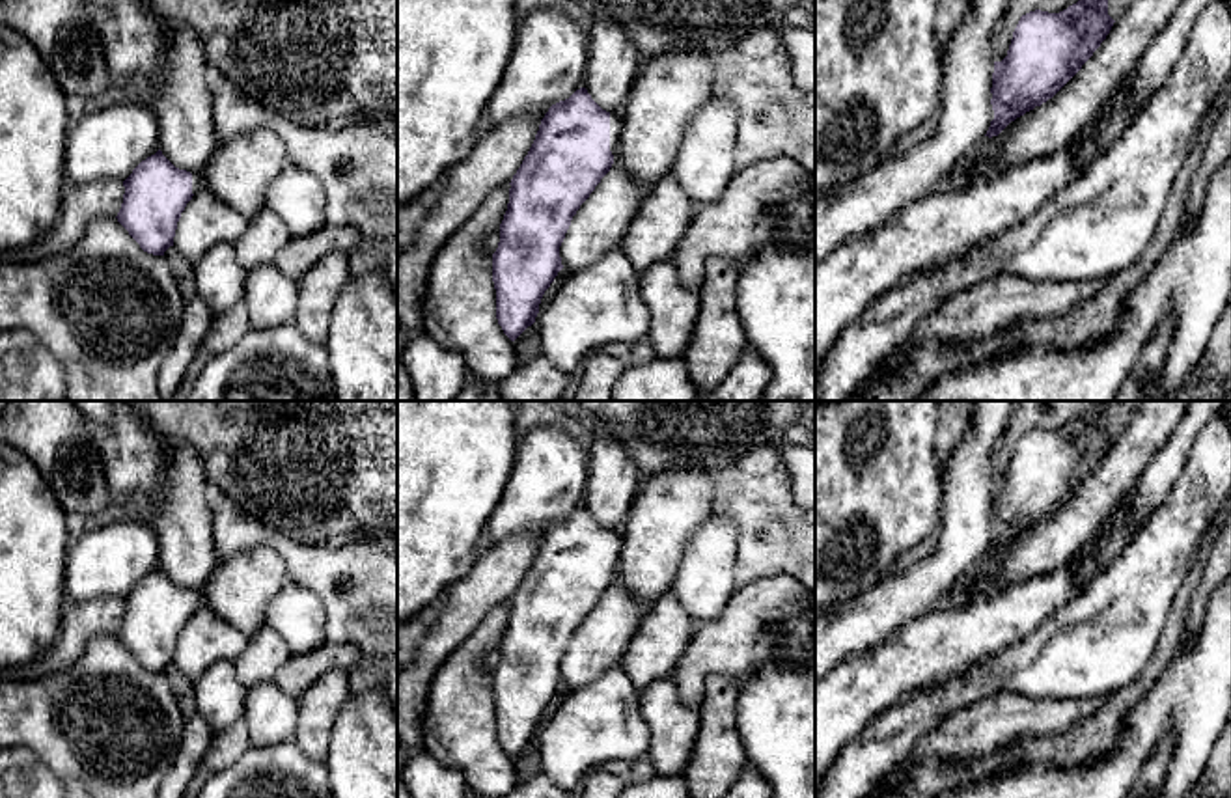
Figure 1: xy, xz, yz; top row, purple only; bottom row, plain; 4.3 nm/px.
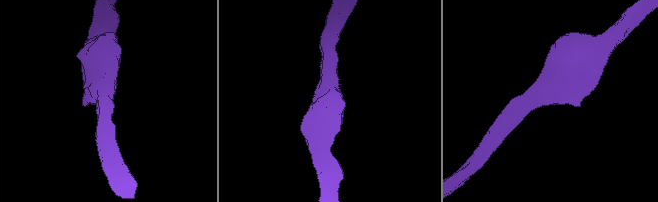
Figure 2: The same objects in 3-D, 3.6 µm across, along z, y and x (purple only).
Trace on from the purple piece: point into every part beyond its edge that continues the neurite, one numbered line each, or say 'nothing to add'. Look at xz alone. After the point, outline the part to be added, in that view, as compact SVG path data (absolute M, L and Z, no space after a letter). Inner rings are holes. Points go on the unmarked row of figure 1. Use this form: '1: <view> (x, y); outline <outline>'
1: xz (616, 539); outline M610 531L610 569L616 574L619 567L619 554L621 554L623 535L621 531Z

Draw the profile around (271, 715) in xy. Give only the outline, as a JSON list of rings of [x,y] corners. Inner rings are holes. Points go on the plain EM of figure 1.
[[[272,681],[246,688],[242,718],[248,723],[250,746],[267,748],[295,740],[298,701],[289,697]]]

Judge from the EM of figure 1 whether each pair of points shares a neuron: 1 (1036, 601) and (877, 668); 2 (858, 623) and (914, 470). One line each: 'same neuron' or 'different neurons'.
1: same neuron
2: different neurons

